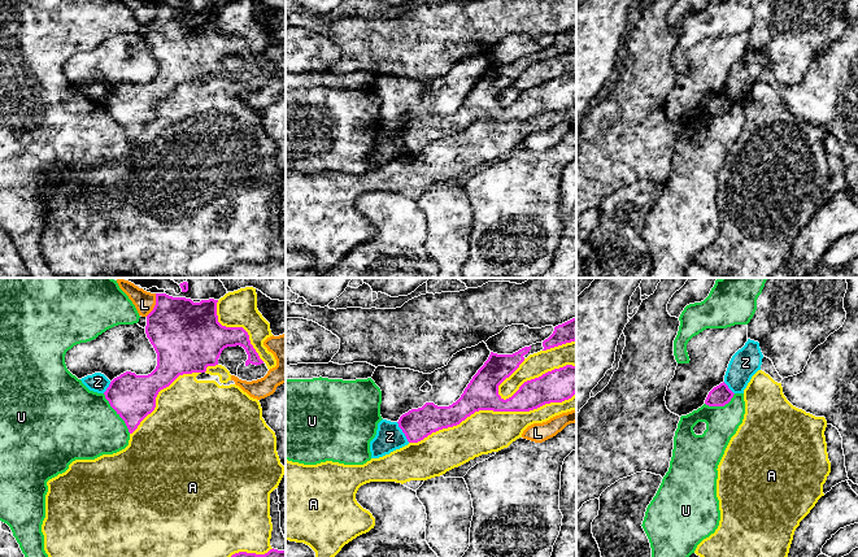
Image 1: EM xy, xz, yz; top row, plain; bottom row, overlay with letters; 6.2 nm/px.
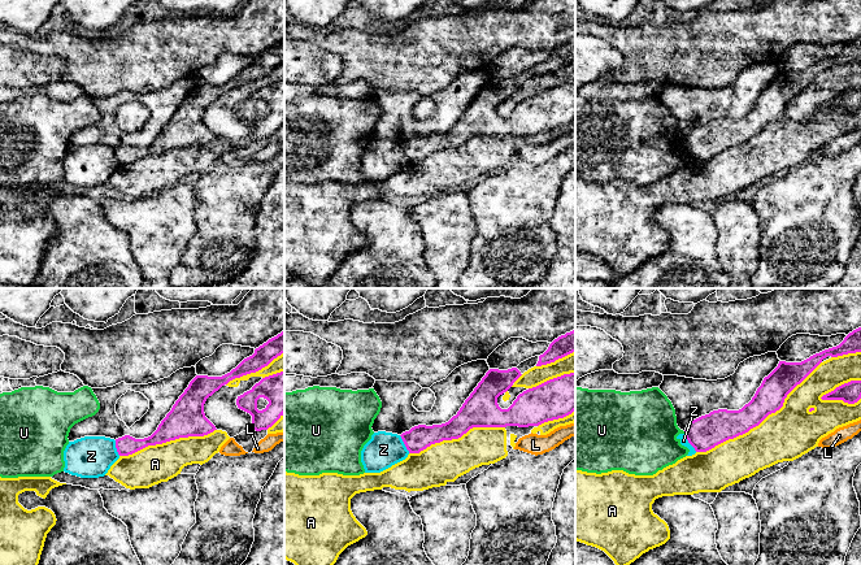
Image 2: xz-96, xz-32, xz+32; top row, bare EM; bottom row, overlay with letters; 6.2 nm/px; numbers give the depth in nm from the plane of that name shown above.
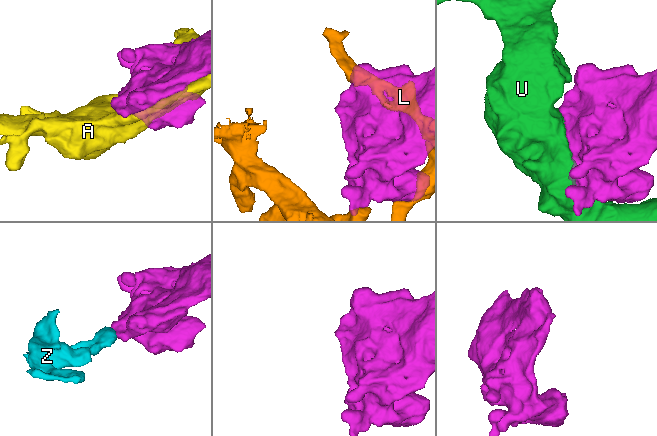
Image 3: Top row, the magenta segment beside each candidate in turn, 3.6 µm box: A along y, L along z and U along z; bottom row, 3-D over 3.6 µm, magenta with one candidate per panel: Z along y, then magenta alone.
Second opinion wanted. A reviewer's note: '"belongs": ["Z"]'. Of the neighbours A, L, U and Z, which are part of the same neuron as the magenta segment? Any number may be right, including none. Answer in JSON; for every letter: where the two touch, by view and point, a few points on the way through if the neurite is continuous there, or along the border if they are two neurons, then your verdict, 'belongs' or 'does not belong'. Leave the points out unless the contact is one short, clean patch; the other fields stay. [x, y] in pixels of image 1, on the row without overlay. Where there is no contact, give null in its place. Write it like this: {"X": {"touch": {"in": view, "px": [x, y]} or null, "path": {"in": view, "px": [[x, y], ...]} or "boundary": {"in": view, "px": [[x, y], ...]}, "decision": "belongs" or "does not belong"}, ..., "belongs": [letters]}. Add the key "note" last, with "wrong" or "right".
{"A": {"touch": {"in": "xz", "px": [492, 118]}, "decision": "does not belong"}, "L": {"touch": {"in": "xy", "px": [155, 14]}, "decision": "does not belong"}, "U": {"touch": {"in": "xy", "px": [117, 122]}, "decision": "does not belong"}, "Z": {"touch": {"in": "xz", "px": [403, 140]}, "boundary": {"in": "xz", "px": [[396, 131], [409, 151]]}, "decision": "does not belong"}, "belongs": [], "note": "wrong"}

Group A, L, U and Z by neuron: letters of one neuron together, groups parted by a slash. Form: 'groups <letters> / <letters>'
groups A / L Z / U

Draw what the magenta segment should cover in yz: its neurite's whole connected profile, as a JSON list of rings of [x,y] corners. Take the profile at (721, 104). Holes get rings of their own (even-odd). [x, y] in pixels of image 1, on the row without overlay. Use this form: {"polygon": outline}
{"polygon": [[[723,91],[709,101],[705,113],[709,116],[724,116],[731,110],[733,104],[735,103]]]}

